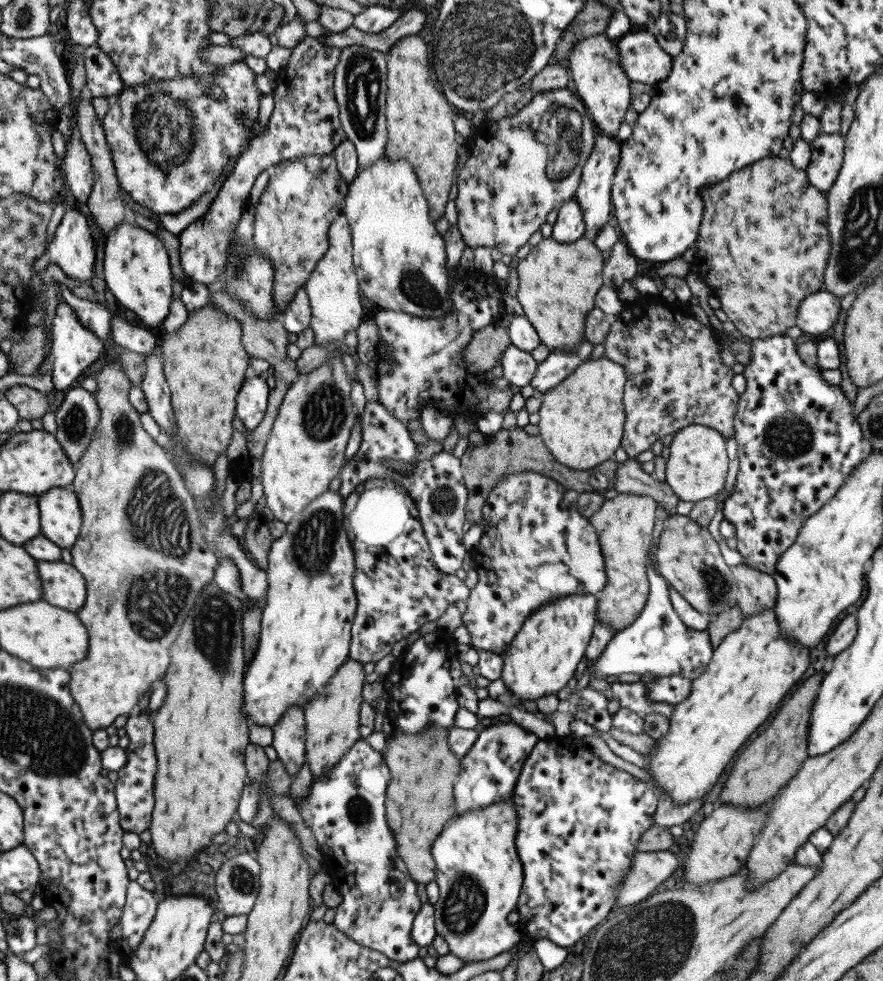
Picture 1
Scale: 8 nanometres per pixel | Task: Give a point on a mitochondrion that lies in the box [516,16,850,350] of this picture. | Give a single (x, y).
(557, 140)

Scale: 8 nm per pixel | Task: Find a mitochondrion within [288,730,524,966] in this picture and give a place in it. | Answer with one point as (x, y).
(465, 902)

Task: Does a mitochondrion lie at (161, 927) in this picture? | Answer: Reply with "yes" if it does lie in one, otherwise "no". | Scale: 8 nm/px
no

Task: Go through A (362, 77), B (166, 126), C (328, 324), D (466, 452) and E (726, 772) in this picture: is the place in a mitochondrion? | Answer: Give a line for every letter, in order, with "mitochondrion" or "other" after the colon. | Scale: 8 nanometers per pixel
A: mitochondrion
B: mitochondrion
C: other
D: other
E: other

